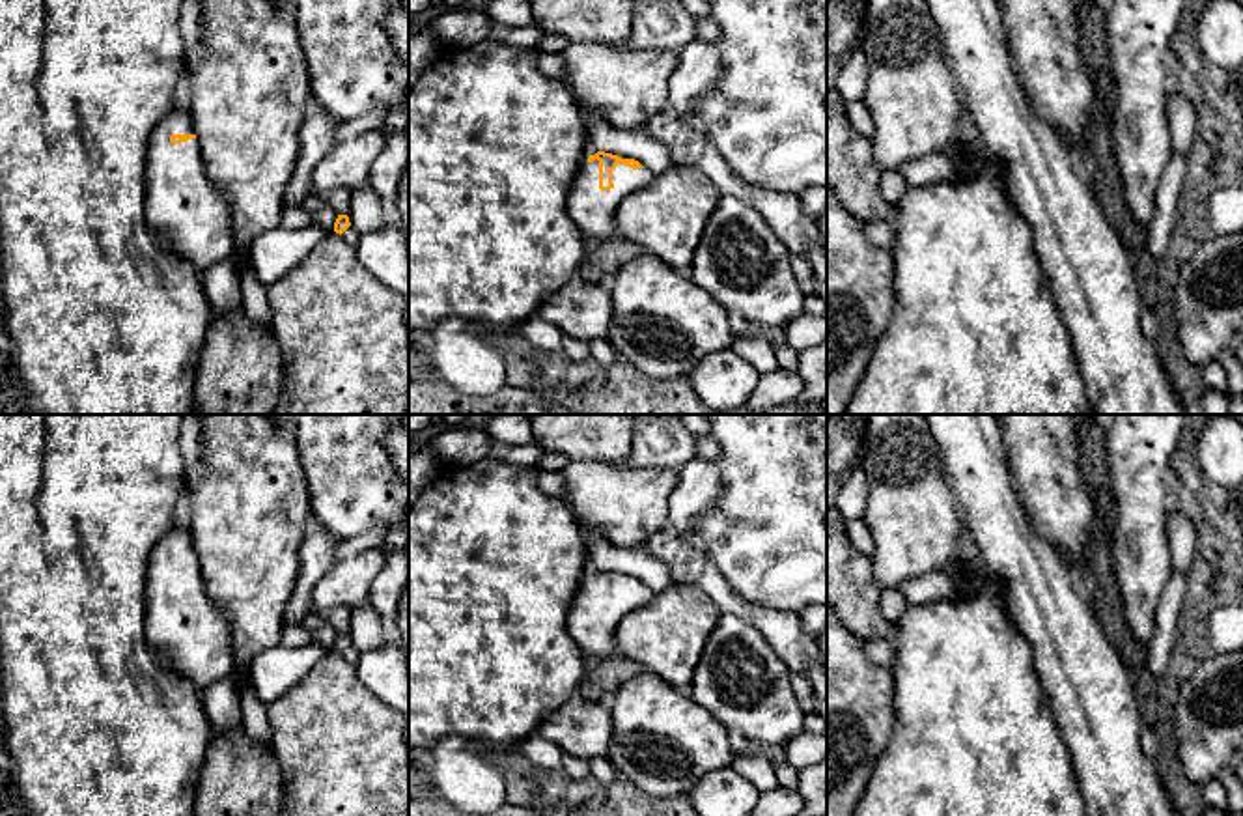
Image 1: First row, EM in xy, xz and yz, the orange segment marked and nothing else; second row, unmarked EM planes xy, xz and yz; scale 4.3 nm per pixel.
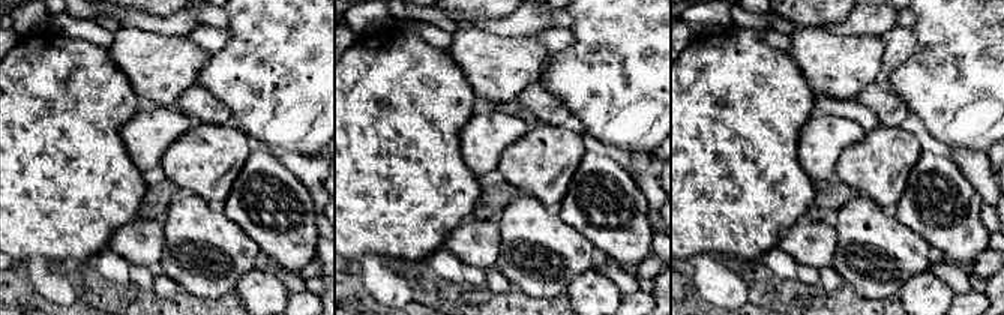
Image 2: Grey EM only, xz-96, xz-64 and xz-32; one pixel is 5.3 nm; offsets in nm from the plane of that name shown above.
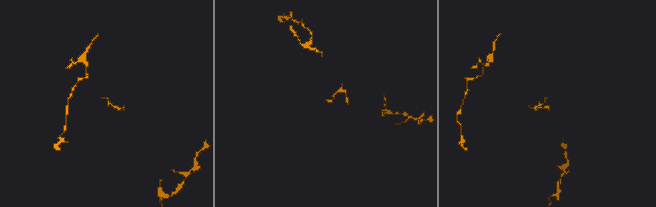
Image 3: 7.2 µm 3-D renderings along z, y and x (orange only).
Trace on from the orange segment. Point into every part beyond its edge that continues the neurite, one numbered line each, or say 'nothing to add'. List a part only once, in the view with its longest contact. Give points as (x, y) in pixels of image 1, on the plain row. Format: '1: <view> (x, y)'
1: xz (592, 628)

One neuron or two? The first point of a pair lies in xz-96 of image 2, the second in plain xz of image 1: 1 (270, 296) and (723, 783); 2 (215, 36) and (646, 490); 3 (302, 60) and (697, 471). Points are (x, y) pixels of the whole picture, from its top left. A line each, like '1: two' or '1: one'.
1: one
2: two
3: two

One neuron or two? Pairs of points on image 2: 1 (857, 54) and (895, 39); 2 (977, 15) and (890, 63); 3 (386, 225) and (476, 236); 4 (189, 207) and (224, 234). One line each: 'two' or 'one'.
1: two
2: two
3: two
4: one

